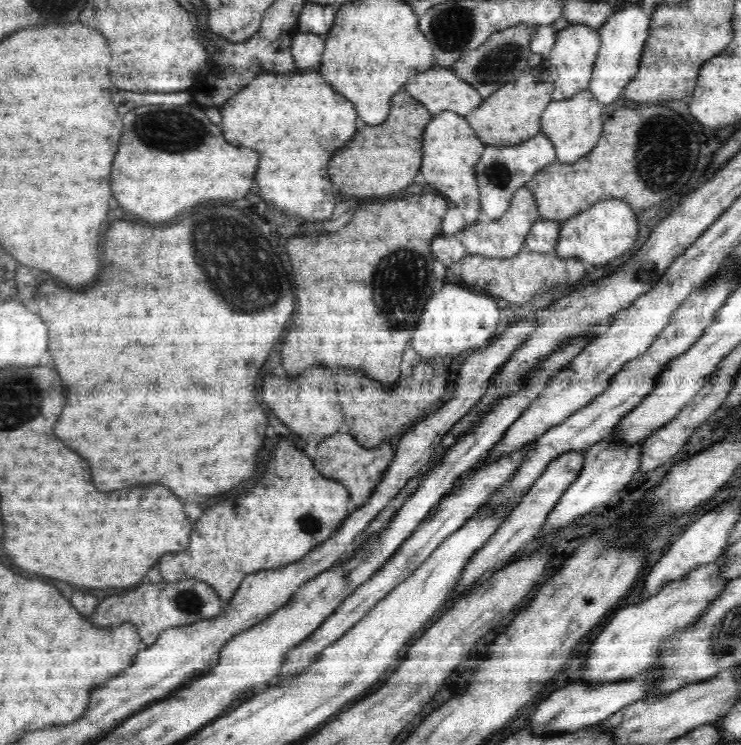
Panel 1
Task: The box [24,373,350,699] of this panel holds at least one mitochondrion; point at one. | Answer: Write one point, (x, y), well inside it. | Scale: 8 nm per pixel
(188, 601)

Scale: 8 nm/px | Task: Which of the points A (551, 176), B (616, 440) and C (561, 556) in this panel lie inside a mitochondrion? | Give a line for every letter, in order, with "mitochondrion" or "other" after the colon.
A: other
B: other
C: other

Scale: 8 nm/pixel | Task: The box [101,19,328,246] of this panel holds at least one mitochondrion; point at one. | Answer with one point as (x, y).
(178, 131)

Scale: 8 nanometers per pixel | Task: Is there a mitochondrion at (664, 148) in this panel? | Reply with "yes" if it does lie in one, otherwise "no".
yes

